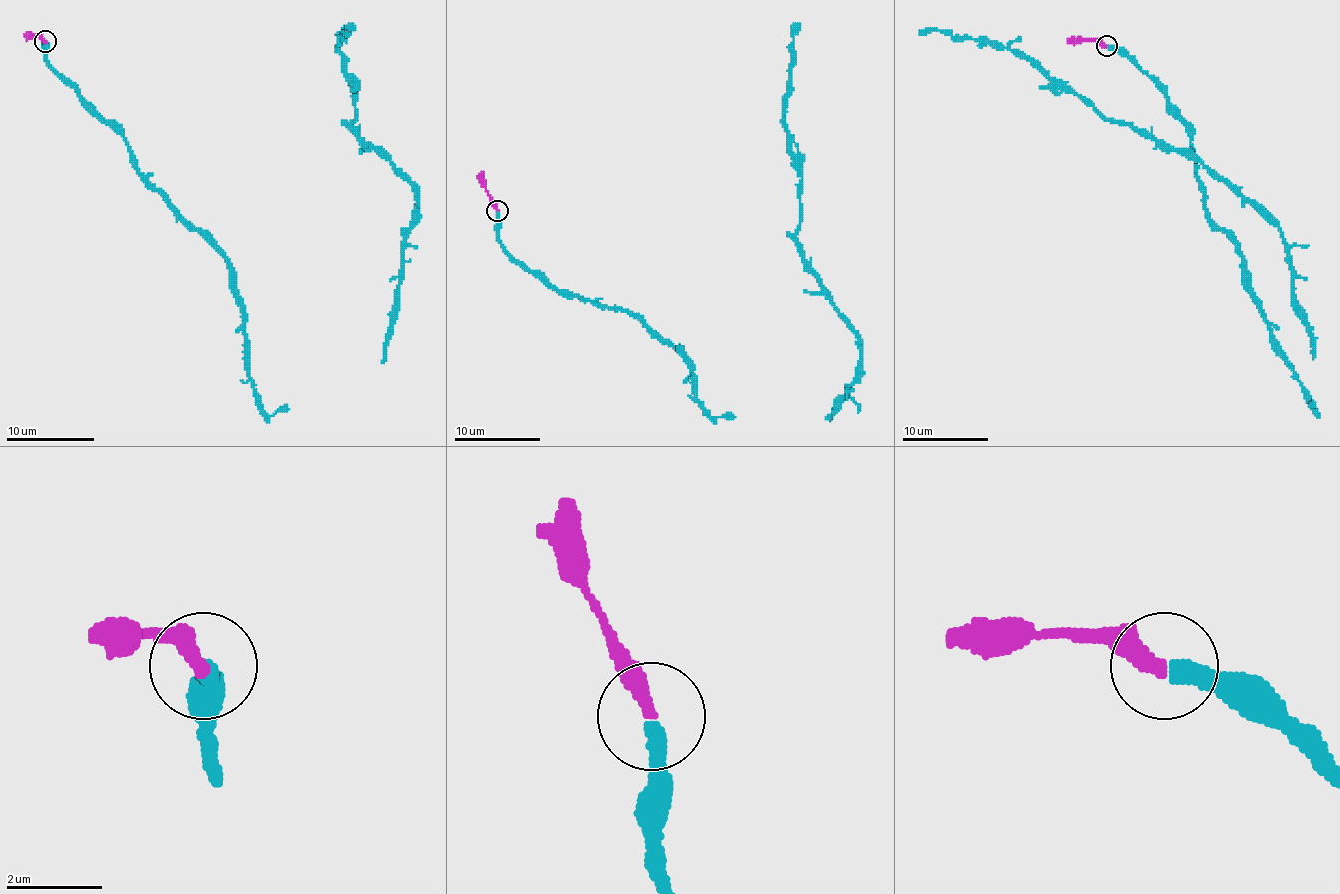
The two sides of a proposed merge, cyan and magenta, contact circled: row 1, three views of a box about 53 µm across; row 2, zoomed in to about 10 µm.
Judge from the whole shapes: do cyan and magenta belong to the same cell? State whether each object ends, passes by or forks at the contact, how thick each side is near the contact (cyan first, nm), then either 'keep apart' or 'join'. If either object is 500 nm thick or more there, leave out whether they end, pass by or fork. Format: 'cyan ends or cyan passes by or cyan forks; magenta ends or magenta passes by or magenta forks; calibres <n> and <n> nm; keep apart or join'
cyan ends; magenta ends; calibres 380 and 340 nm; join

